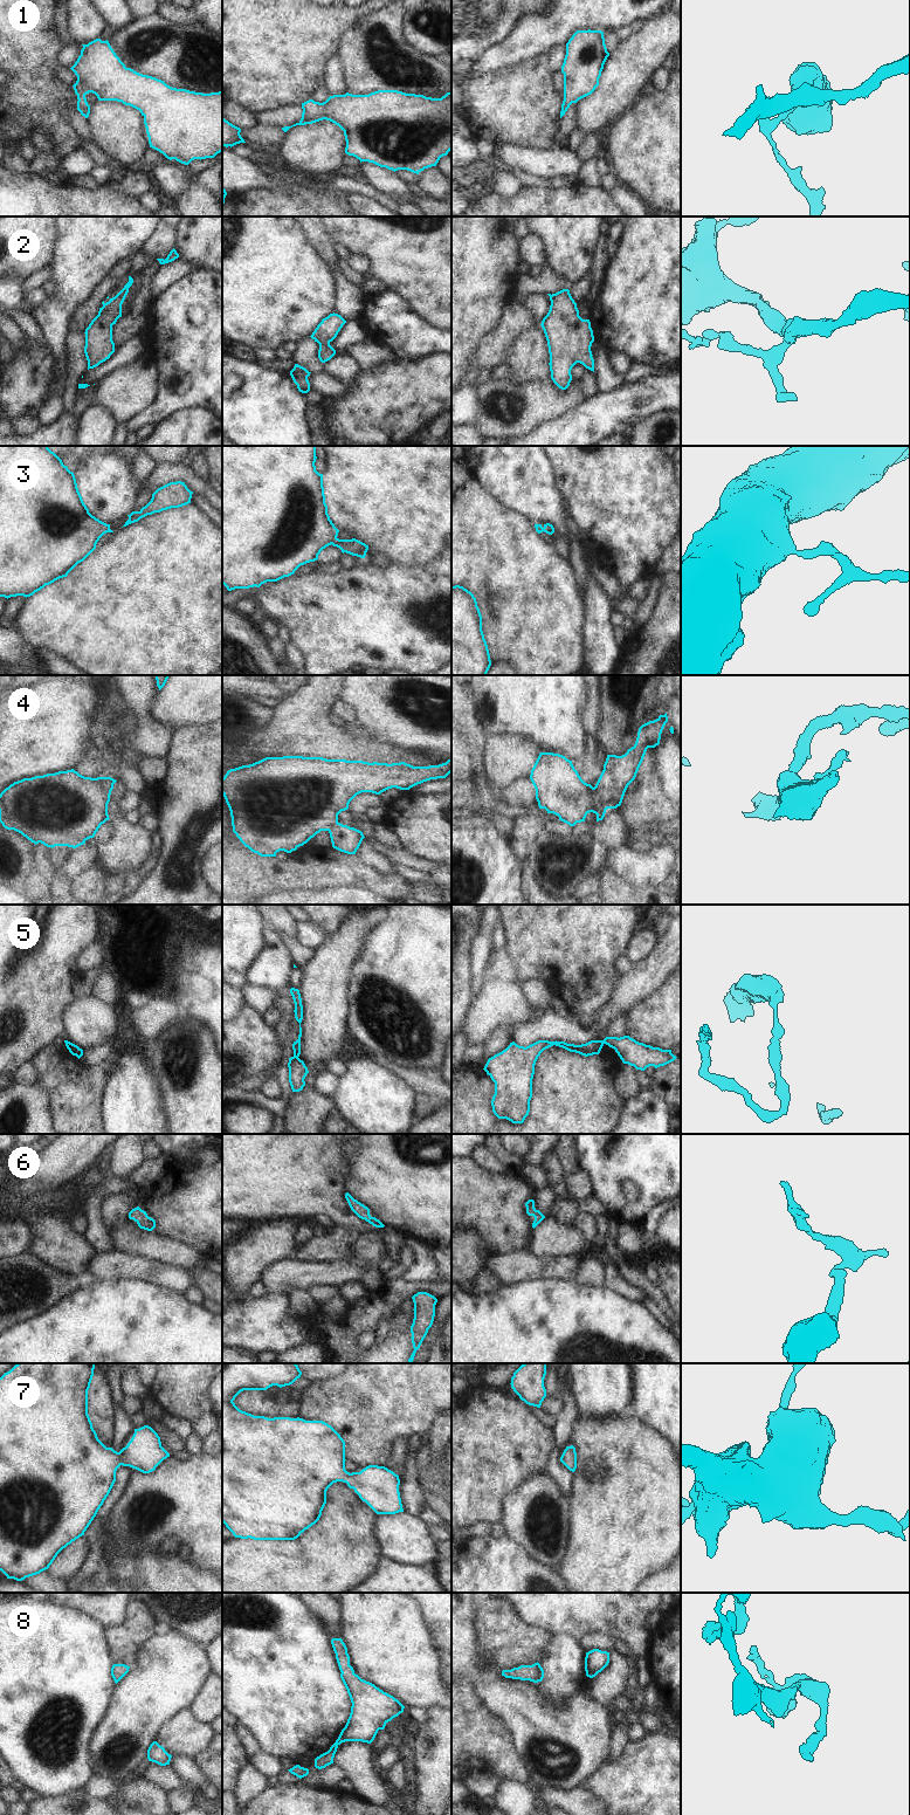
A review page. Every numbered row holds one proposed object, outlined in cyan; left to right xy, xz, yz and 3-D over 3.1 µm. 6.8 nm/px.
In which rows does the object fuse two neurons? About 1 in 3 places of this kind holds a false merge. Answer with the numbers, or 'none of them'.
4, 5

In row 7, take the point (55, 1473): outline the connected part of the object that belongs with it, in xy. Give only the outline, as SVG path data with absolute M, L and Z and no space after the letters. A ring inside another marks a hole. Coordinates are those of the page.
M16 1363L9 1371L5 1373L0 1377L0 1570L7 1576L7 1579L14 1579L16 1581L22 1581L26 1577L40 1574L41 1572L49 1568L53 1563L57 1554L70 1545L73 1541L84 1535L84 1532L96 1517L98 1510L103 1505L104 1500L109 1496L115 1481L116 1481L116 1471L117 1469L123 1466L130 1466L136 1469L143 1473L150 1473L156 1470L156 1467L167 1457L170 1453L161 1446L160 1437L158 1434L149 1425L144 1425L139 1429L135 1429L135 1434L131 1441L127 1443L125 1448L123 1448L119 1452L115 1451L112 1448L106 1448L97 1437L96 1431L92 1428L92 1423L88 1415L88 1390L90 1388L90 1383L94 1376L95 1363Z

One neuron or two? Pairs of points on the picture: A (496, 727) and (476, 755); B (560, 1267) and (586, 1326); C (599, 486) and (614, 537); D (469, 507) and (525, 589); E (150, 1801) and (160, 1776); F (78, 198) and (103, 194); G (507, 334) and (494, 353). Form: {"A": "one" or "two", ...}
{"A": "two", "B": "two", "C": "one", "D": "one", "E": "two", "F": "one", "G": "one"}

